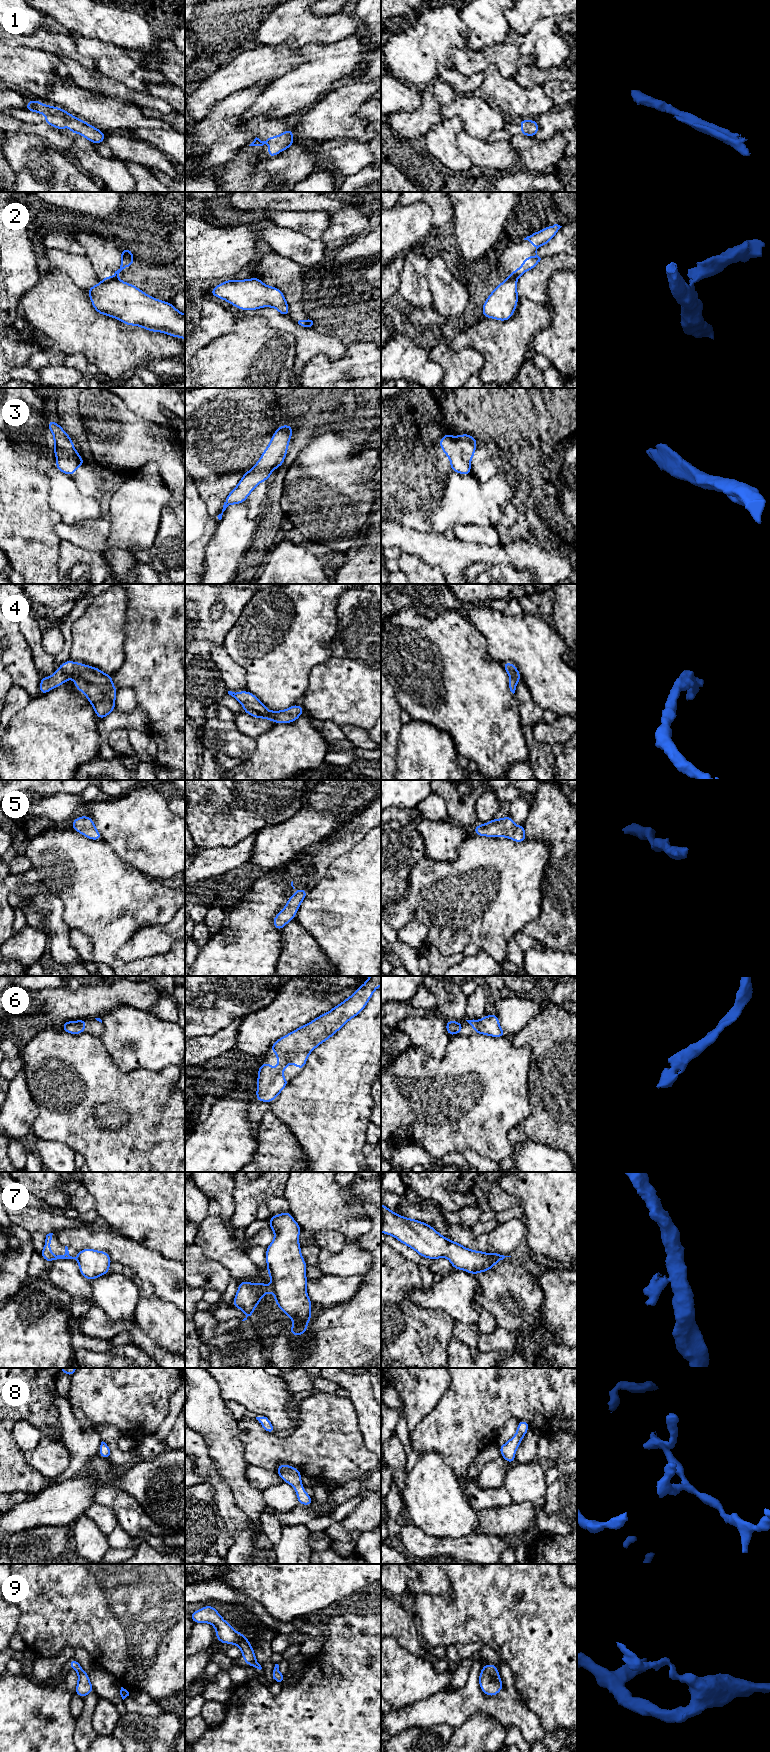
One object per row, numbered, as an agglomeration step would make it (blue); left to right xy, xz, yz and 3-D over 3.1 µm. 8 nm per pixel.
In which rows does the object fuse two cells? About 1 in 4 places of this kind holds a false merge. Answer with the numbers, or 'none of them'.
2, 7

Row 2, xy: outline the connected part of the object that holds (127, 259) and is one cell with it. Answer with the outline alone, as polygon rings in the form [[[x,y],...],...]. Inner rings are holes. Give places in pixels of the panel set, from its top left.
[[[121,249],[121,265],[120,265],[120,268],[117,271],[115,271],[115,273],[112,277],[104,277],[102,279],[102,282],[107,282],[107,281],[110,281],[113,279],[118,279],[119,273],[123,269],[133,265],[133,263],[134,263],[133,252],[130,249]]]

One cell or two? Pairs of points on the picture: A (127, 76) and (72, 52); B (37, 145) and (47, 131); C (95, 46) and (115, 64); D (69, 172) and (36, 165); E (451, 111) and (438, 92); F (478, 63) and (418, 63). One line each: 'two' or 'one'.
A: two
B: two
C: one
D: one
E: two
F: two

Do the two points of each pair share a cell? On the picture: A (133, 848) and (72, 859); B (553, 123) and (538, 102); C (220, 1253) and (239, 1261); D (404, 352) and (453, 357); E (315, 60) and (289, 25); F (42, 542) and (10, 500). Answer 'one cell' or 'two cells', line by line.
A: two cells
B: two cells
C: one cell
D: two cells
E: two cells
F: one cell

